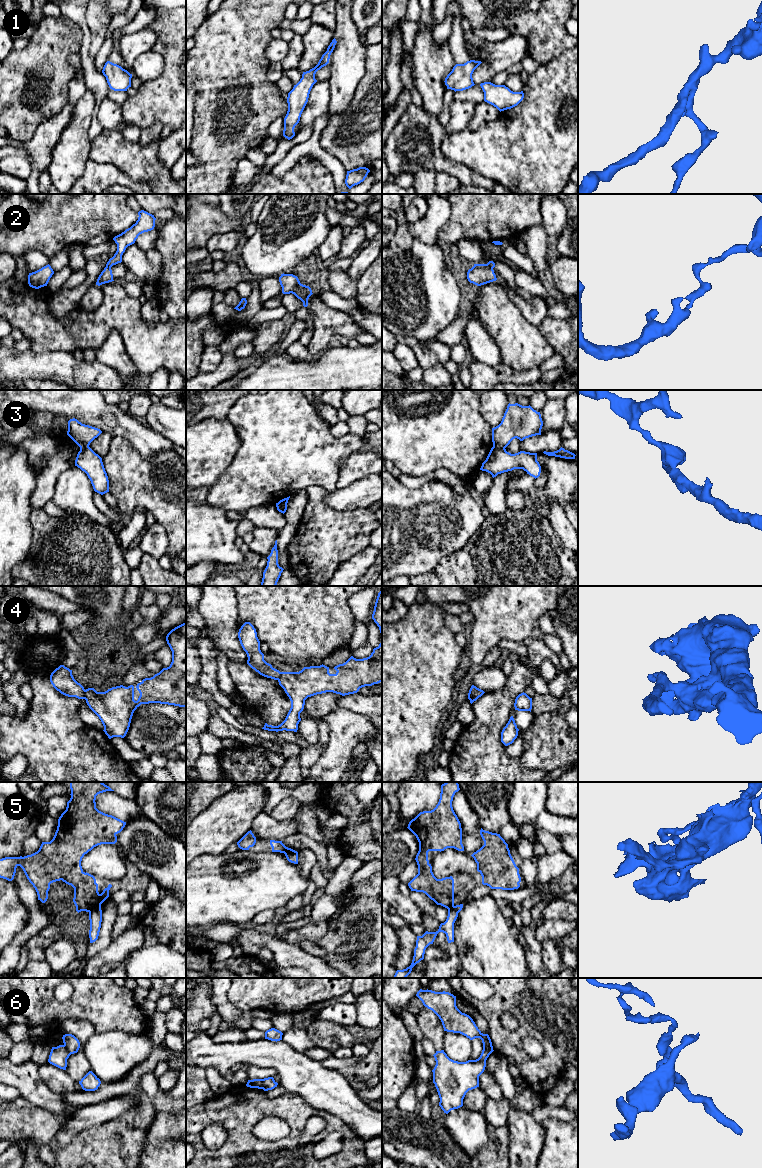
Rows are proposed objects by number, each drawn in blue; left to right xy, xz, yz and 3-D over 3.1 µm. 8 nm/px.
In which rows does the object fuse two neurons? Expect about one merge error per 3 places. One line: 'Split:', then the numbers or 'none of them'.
Split: 2, 3, 4, 5, 6

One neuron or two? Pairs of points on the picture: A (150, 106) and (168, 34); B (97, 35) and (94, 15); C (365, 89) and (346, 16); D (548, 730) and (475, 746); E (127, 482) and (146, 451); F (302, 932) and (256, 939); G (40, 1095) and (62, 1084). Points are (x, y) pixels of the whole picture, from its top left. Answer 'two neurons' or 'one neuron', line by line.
A: one neuron
B: one neuron
C: two neurons
D: two neurons
E: two neurons
F: two neurons
G: two neurons

